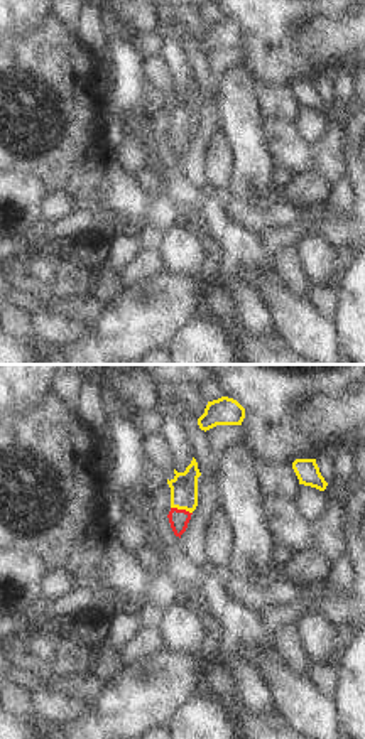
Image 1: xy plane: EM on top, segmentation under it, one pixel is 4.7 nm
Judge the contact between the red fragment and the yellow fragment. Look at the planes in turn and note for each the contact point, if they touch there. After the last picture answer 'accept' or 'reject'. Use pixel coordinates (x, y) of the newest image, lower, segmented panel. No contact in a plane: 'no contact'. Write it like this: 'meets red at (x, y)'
meets red at (181, 510)

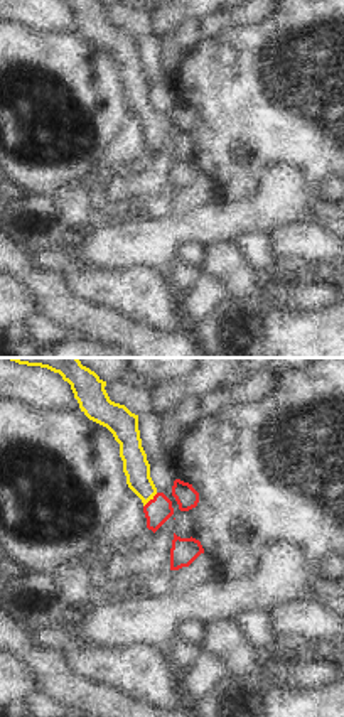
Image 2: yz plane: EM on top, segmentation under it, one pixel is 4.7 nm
meets red at (150, 500)

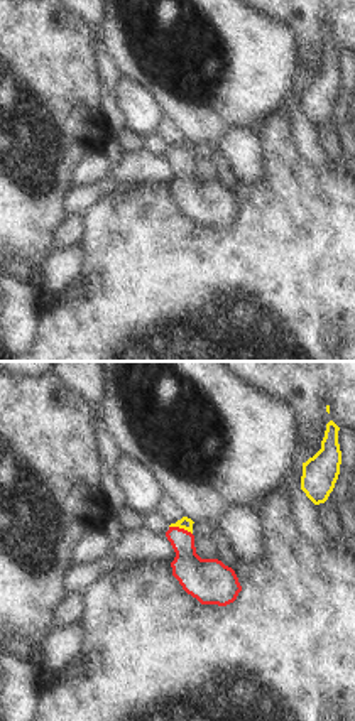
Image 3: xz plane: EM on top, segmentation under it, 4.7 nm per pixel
meets red at (181, 529)

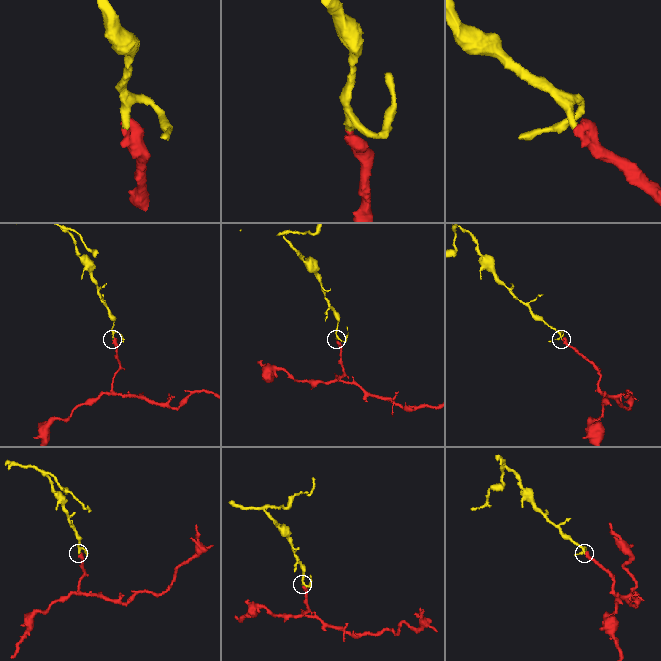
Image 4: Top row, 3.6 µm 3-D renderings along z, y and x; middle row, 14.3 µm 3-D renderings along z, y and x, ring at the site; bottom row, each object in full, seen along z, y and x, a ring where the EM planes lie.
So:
accept

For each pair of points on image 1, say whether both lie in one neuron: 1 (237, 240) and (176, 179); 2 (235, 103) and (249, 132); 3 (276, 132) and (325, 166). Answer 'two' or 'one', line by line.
1: one
2: one
3: one

